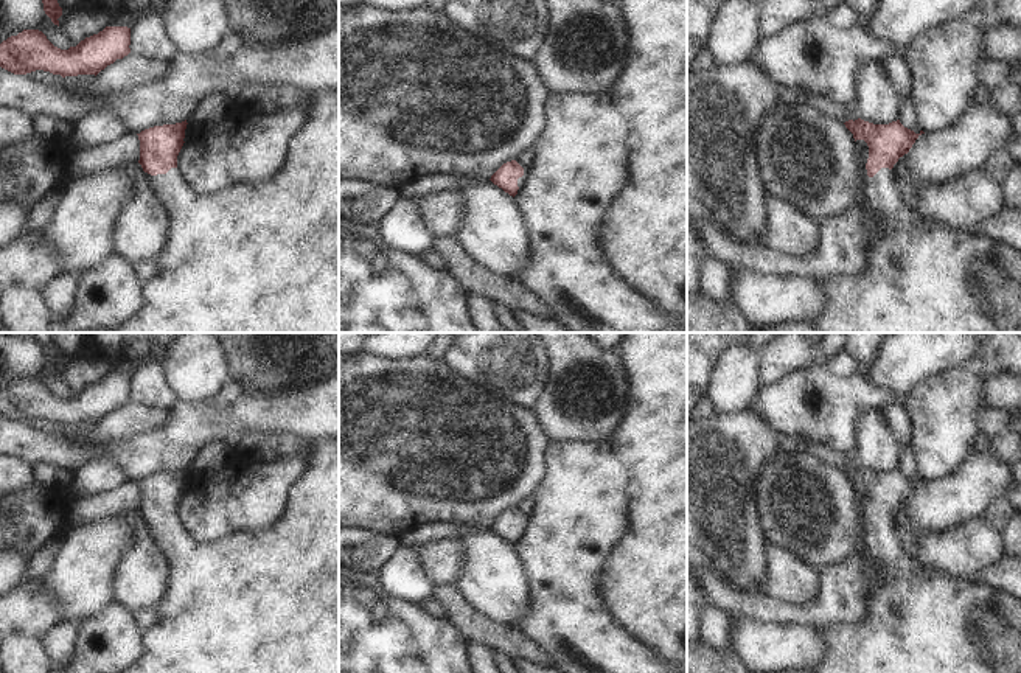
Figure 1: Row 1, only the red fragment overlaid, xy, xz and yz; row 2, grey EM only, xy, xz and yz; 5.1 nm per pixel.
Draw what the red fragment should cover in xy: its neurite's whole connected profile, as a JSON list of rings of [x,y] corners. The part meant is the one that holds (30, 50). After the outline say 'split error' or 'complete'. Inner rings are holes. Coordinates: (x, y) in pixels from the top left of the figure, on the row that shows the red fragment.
[[[106,26],[68,50],[54,47],[39,30],[23,30],[0,44],[0,67],[14,75],[44,70],[62,78],[96,76],[117,59],[127,56],[129,45],[131,28],[127,26]]]; complete

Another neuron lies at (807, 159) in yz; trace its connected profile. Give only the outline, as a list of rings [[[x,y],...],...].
[[[779,103],[766,110],[755,137],[755,154],[766,193],[794,205],[819,224],[858,205],[864,214],[866,238],[876,235],[883,221],[870,210],[869,190],[859,190],[853,134],[813,107]]]

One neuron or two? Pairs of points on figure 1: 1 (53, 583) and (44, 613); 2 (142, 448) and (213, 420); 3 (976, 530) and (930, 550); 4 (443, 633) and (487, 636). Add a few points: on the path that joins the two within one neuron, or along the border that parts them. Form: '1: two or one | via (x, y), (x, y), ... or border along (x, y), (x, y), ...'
1: two | border along (39, 580), (55, 597), (61, 619)
2: one | via (159, 448), (170, 448), (196, 423)
3: one | via (965, 541), (956, 550), (940, 550)
4: two | border along (448, 619), (460, 634)

